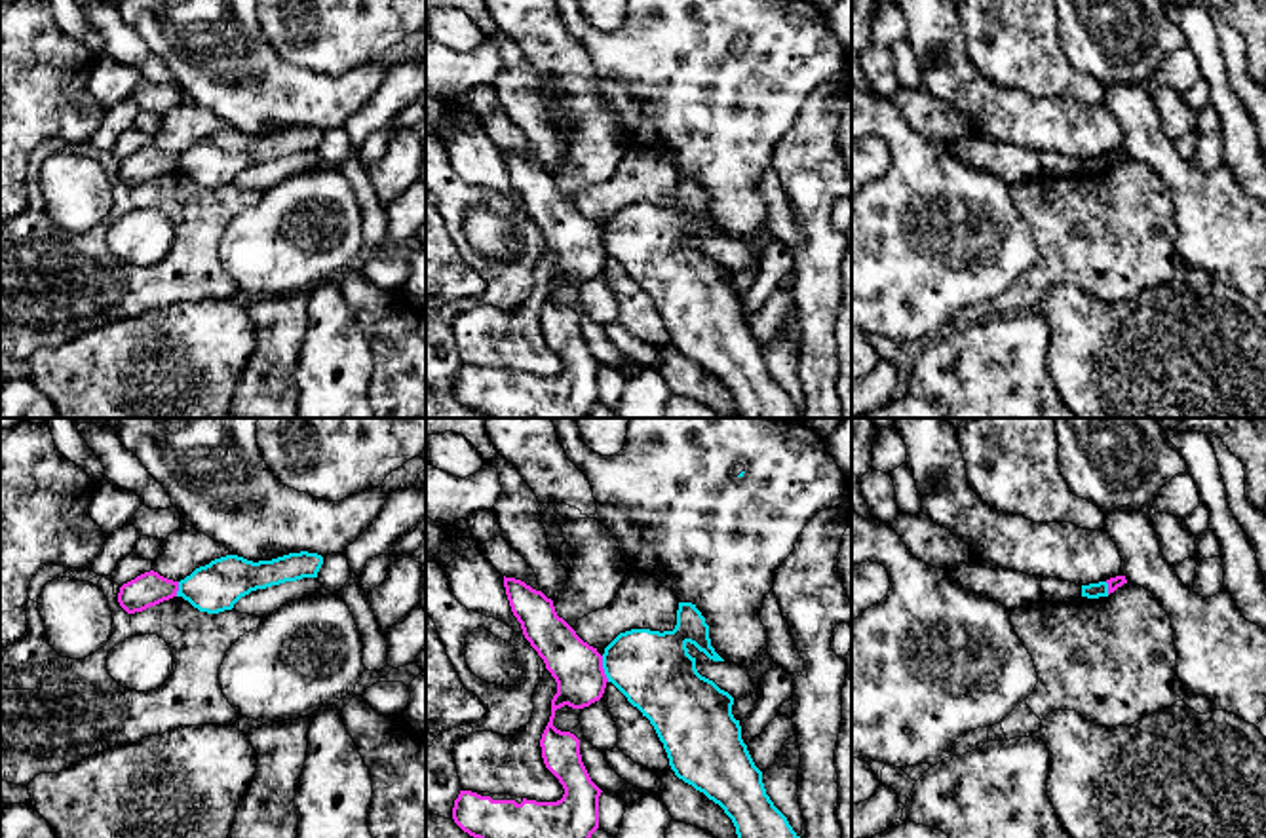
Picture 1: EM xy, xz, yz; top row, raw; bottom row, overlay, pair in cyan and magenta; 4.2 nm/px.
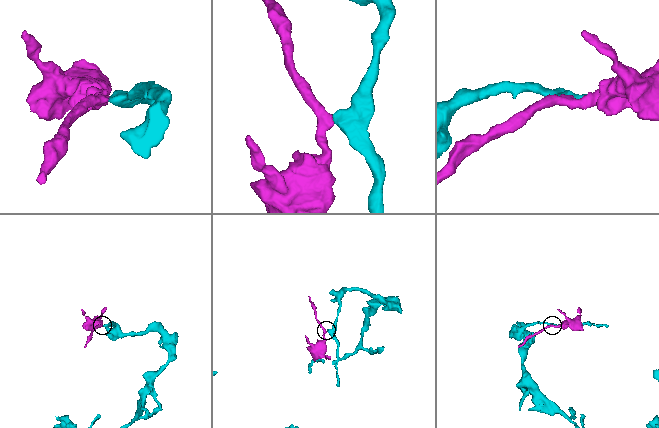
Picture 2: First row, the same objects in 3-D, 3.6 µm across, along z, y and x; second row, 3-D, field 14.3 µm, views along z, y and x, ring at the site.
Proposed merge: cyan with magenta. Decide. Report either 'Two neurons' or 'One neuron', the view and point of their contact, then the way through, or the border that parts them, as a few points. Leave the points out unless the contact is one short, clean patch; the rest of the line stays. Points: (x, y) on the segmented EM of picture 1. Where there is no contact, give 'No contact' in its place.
Two neurons. Touches cyan at xz (603, 667). Boundary: xz (601, 656), (601, 667), (609, 681)

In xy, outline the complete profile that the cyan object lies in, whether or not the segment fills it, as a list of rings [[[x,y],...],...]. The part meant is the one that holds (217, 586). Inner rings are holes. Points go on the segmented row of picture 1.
[[[308,551],[259,562],[226,555],[181,580],[177,597],[182,597],[200,612],[219,614],[232,610],[251,591],[302,578],[317,578],[321,564],[323,557]]]

